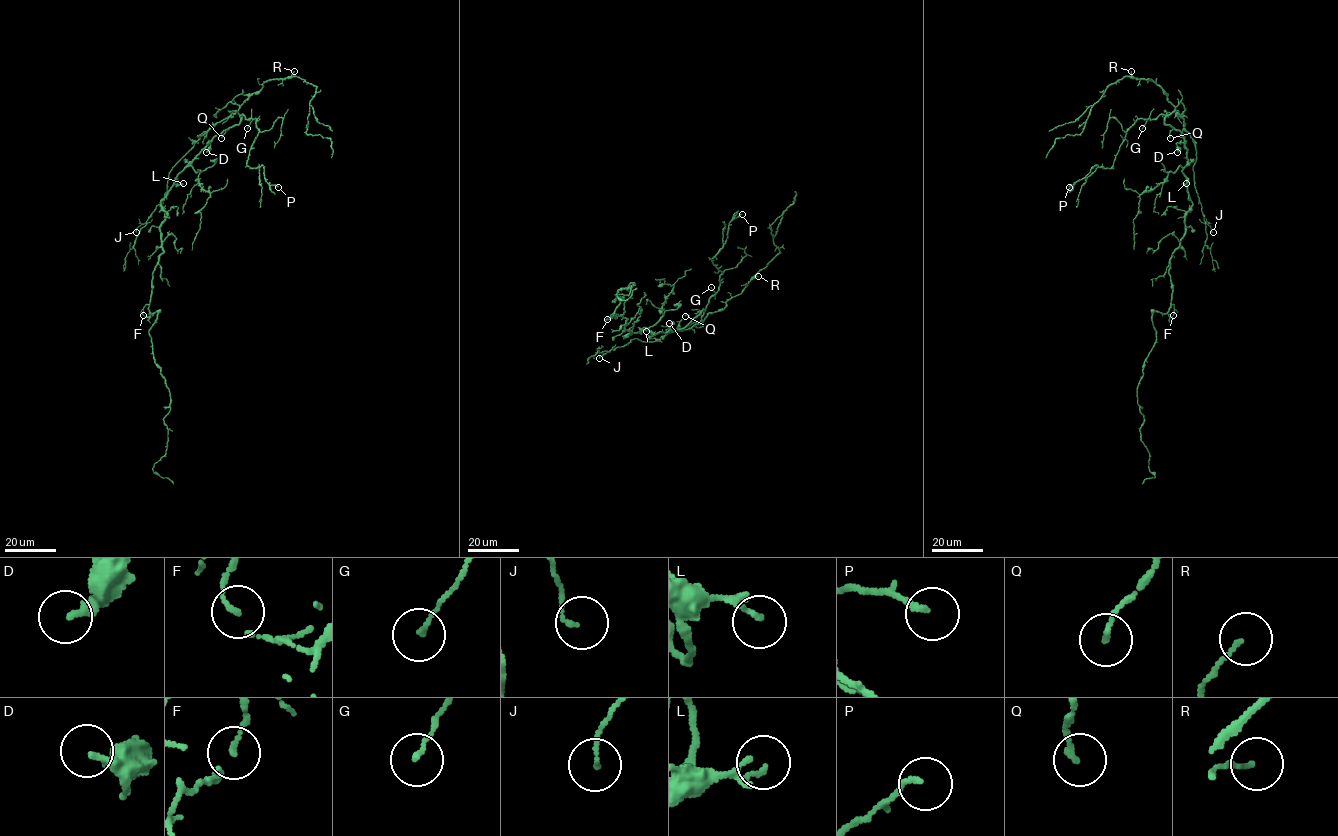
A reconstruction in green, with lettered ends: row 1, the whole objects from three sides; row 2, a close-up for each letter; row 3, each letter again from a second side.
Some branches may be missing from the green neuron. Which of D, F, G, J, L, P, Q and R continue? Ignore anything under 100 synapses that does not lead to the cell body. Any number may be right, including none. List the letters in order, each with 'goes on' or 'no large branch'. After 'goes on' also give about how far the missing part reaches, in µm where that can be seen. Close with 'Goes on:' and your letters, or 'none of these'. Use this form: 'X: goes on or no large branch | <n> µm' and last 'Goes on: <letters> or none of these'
D: no large branch
F: no large branch
G: no large branch
J: no large branch
L: no large branch
P: no large branch
Q: no large branch
R: no large branch
Goes on: none of these

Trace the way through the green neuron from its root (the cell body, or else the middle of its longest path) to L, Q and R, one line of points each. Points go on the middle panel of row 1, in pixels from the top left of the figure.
L: (627, 334), (646, 331)
Q: (627, 334), (644, 328), (655, 333), (681, 329), (691, 320), (685, 316)
R: (627, 334), (644, 328), (655, 333), (681, 329), (702, 310), (703, 320), (709, 313), (722, 310), (758, 276)

